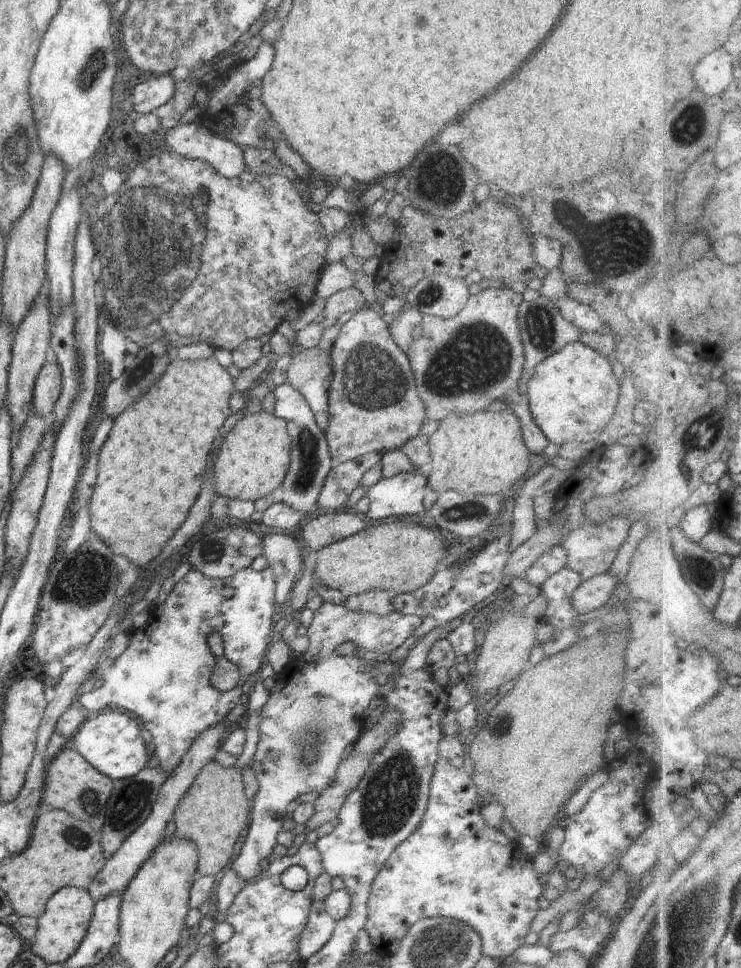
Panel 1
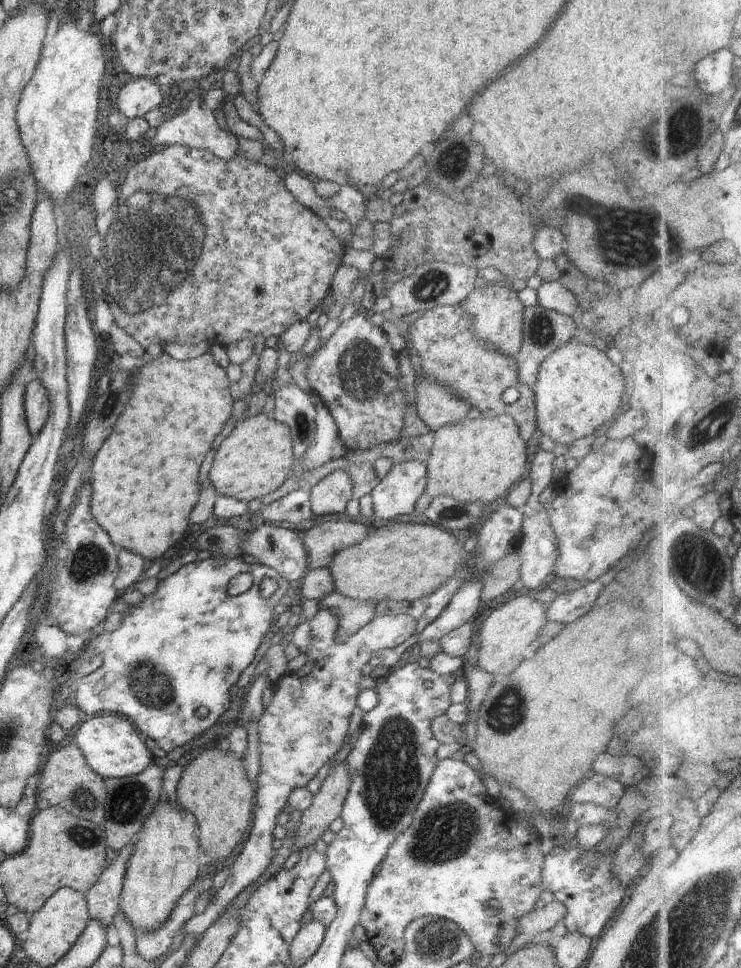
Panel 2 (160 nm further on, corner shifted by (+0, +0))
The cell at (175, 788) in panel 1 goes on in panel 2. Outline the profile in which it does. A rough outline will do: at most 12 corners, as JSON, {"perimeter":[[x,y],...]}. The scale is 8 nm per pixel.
{"perimeter":[[134,842],[83,893],[90,919],[113,927]]}

